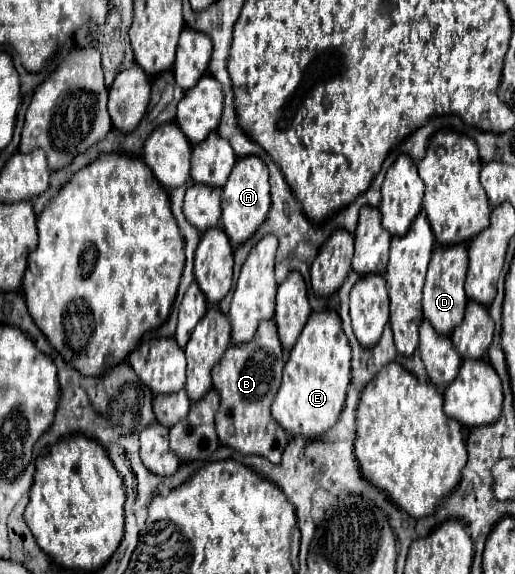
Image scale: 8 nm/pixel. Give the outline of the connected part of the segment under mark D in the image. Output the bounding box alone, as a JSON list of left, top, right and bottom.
[423,243,467,337]

